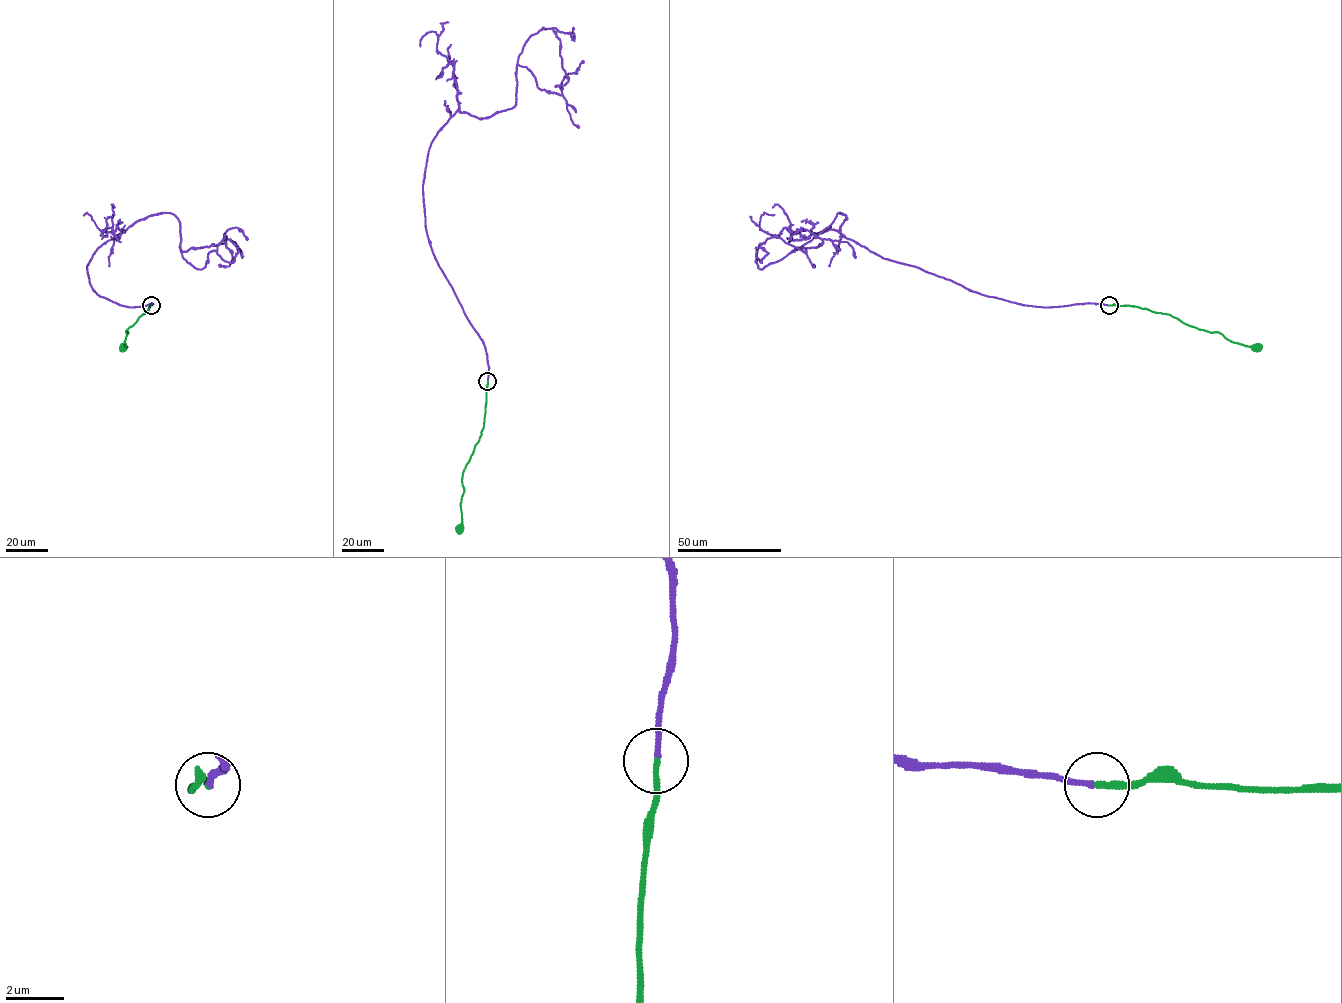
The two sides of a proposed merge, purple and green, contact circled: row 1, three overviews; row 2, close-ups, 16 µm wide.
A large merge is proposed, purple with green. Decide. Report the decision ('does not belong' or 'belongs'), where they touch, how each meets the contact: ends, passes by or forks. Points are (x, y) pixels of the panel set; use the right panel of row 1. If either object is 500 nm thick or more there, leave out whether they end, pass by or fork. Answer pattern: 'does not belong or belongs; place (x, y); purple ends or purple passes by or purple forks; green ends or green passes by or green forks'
belongs; place (1109, 305); purple ends; green ends

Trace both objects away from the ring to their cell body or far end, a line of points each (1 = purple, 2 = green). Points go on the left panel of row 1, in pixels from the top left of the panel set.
1: (151, 305), (89, 282), (95, 252), (135, 222), (175, 216), (200, 269), (224, 237), (219, 264)
2: (151, 305), (127, 330), (126, 346), (122, 347)

